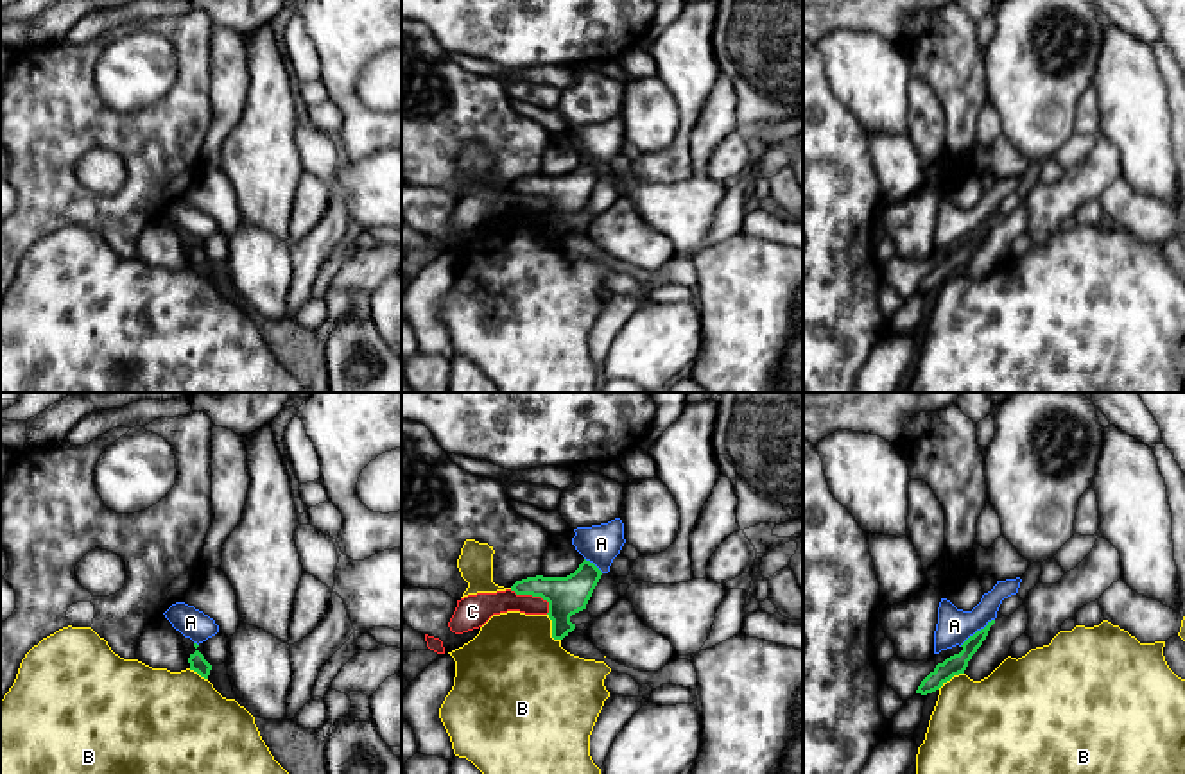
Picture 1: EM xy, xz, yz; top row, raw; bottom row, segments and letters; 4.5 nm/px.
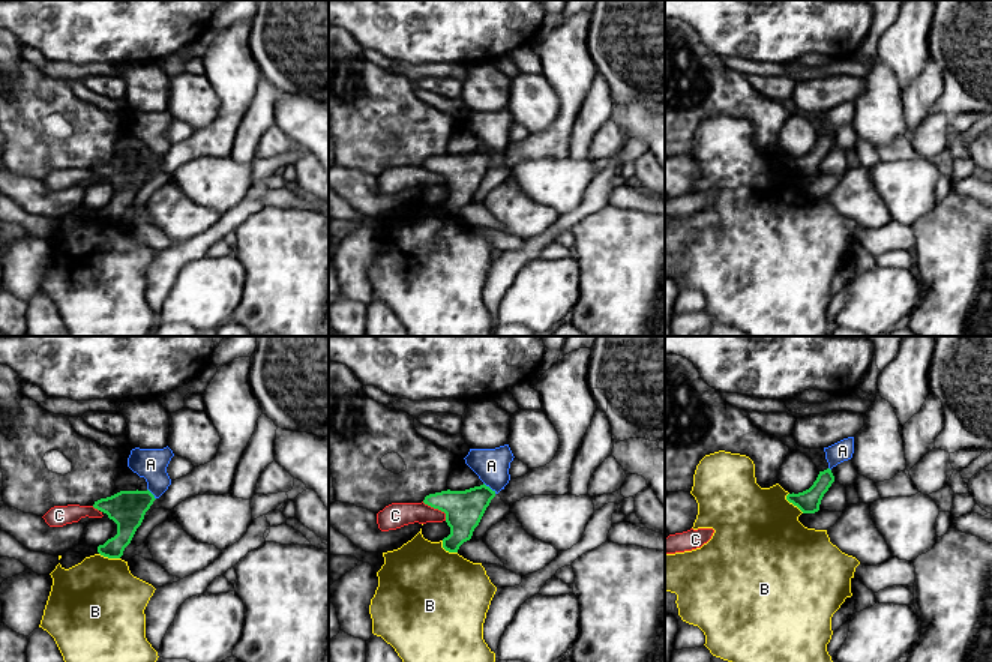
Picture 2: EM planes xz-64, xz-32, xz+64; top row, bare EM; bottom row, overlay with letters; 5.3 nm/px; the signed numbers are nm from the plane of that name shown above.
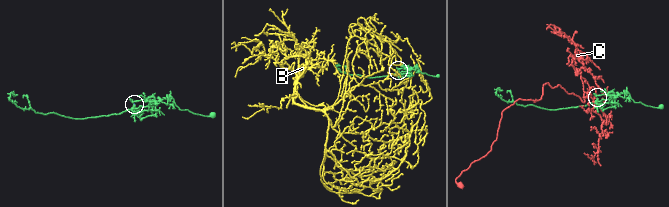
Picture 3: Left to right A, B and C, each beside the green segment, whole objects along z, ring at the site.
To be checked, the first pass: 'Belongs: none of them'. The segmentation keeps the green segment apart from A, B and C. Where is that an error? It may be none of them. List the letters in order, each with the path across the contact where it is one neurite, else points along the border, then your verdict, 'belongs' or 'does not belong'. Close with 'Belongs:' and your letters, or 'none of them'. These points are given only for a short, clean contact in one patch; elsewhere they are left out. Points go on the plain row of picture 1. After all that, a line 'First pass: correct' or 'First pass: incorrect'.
A: along yz (994, 217), (960, 244) | does not belong
B: does not belong
C: along xz (510, 189), (520, 194), (540, 194), (547, 201), (549, 210) | does not belong
Belongs: none of them
First pass: correct

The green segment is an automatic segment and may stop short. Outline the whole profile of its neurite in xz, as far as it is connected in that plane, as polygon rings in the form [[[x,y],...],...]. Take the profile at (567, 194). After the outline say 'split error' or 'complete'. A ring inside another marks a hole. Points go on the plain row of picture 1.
[[[584,158],[579,167],[567,176],[527,176],[516,179],[511,185],[511,190],[547,199],[547,213],[552,219],[552,236],[563,238],[575,228],[570,215],[586,208],[601,174],[602,170],[593,161]]]; complete

